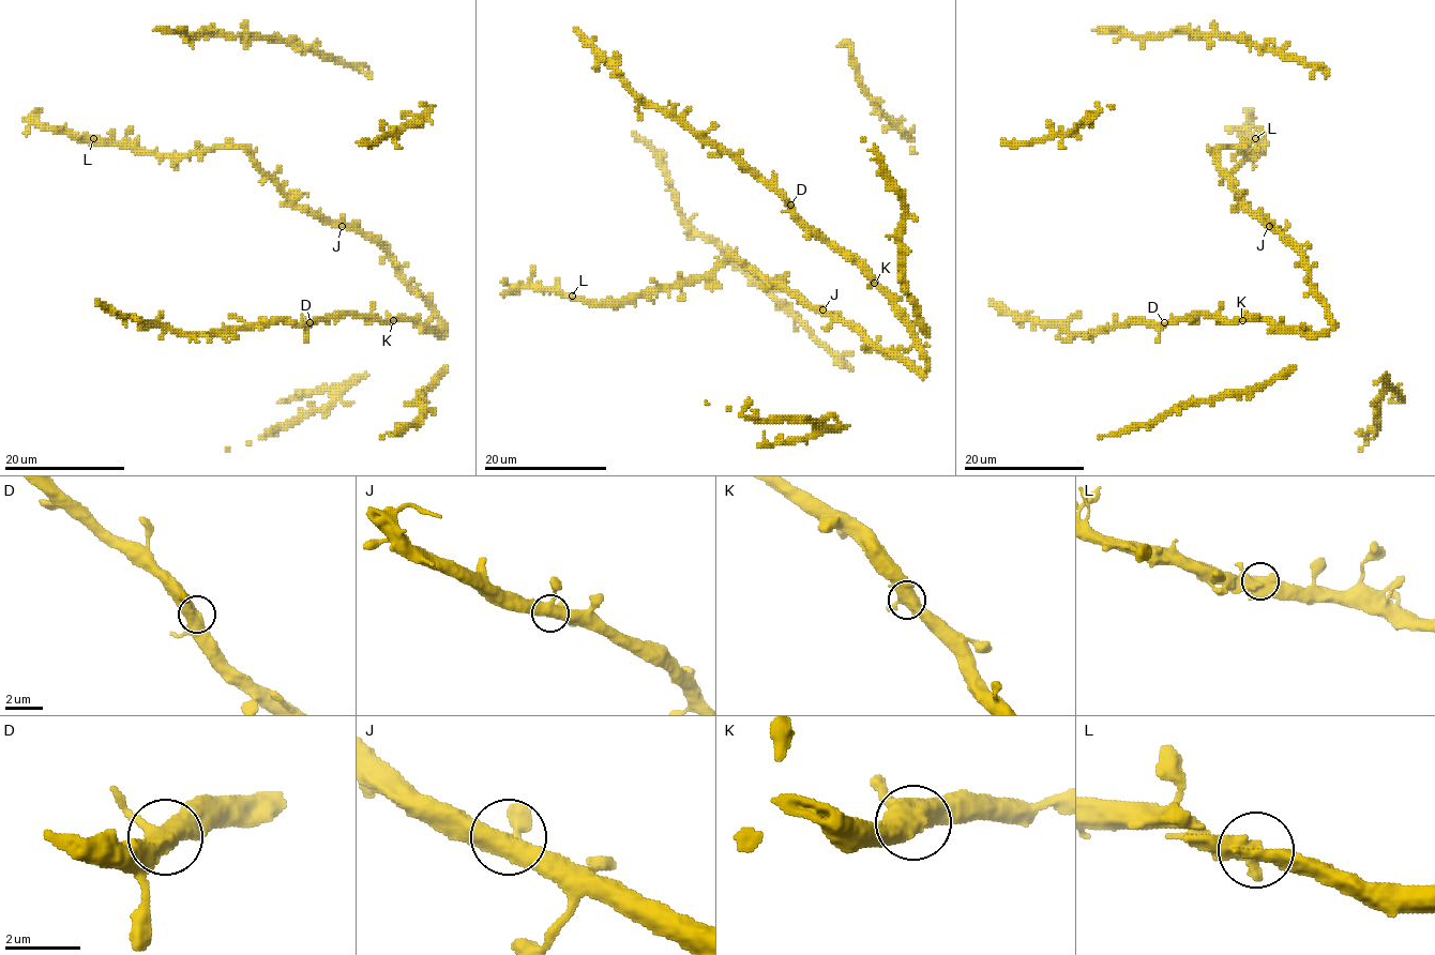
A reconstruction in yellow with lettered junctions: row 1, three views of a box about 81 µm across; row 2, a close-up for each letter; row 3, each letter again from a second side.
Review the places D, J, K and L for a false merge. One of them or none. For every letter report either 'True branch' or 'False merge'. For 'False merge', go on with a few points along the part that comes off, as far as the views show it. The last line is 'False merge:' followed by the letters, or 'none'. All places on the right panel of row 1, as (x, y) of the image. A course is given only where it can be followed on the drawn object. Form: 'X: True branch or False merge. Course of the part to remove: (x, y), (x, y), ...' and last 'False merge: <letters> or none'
D: True branch
J: True branch
K: True branch
L: True branch
False merge: none

